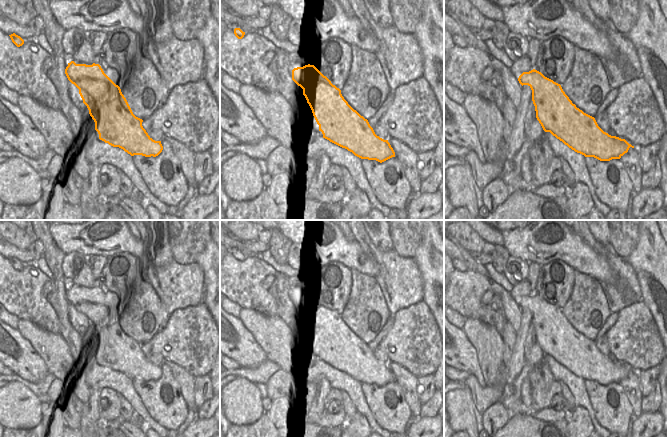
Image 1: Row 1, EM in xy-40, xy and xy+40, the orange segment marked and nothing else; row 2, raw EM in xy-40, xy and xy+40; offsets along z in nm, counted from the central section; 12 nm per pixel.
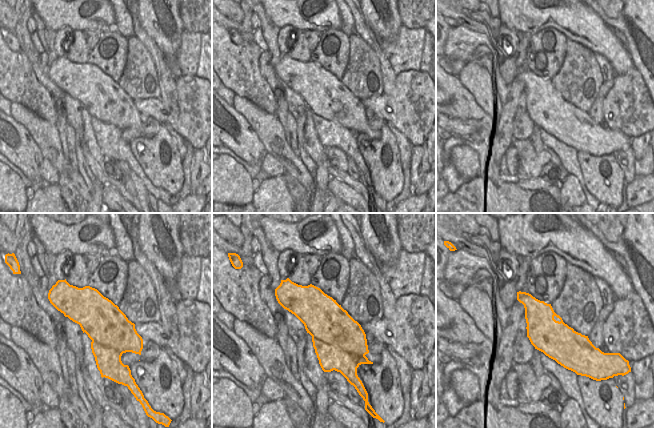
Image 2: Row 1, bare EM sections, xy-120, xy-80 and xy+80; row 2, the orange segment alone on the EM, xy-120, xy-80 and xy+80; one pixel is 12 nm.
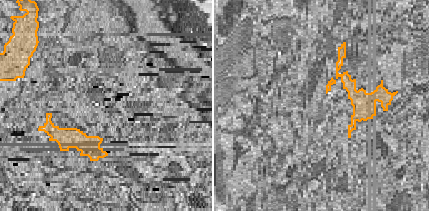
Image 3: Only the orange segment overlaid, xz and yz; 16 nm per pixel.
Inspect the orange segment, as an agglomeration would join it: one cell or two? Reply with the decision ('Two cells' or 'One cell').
Two cells

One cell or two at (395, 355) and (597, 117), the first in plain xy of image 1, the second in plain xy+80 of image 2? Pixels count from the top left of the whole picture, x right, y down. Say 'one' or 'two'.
two

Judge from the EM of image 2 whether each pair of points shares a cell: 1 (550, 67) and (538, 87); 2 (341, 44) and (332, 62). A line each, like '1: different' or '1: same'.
1: different
2: same

